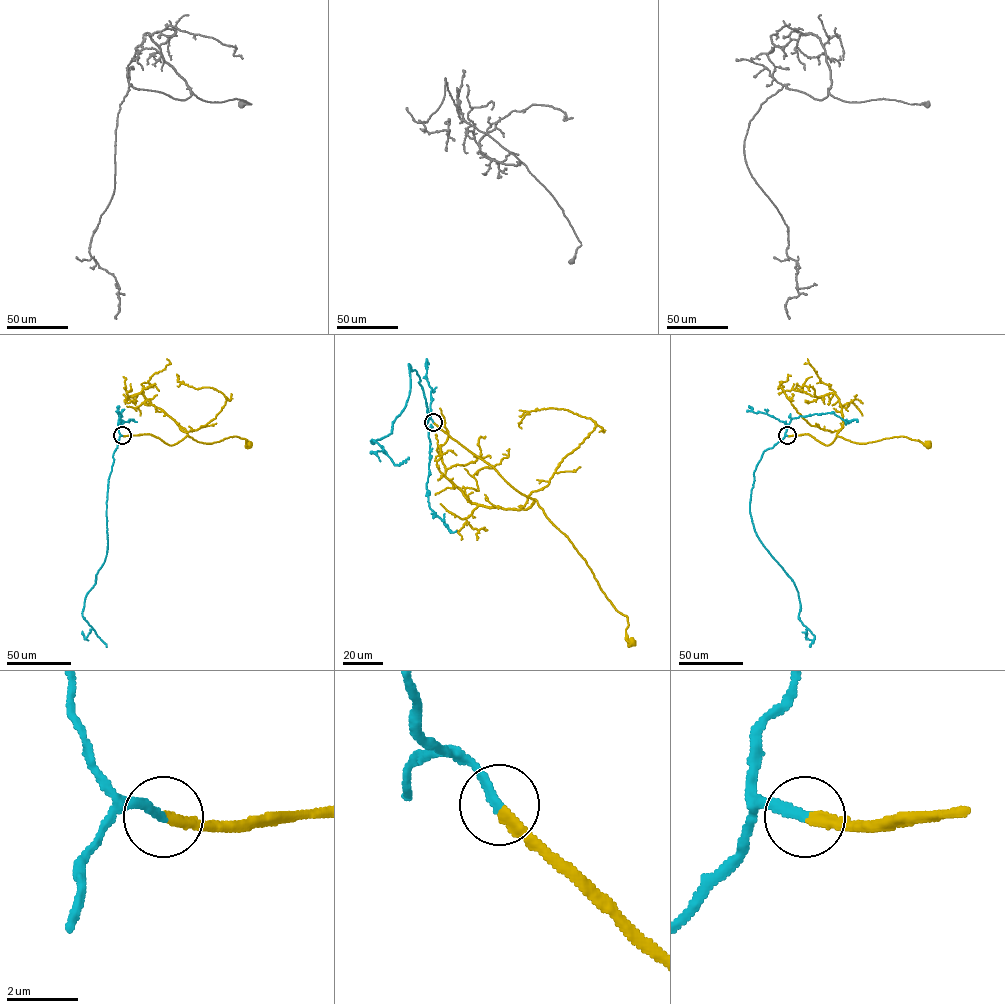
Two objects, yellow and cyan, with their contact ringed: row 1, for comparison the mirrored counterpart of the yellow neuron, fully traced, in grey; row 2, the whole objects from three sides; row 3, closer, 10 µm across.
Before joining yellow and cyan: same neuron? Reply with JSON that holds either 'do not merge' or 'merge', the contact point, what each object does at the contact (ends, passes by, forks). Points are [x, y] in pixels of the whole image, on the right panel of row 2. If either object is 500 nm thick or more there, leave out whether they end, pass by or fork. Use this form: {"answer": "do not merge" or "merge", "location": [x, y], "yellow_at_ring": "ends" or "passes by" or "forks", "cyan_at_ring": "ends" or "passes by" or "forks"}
{"answer": "merge", "location": [787, 435], "yellow_at_ring": "ends", "cyan_at_ring": "ends"}

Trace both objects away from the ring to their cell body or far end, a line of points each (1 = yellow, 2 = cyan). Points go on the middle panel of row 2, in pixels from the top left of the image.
1: (433, 422), (489, 463), (513, 487), (535, 499), (585, 560), (606, 597), (627, 618), (626, 637), (632, 642)
2: (433, 422), (419, 376), (408, 363), (406, 406), (391, 433), (371, 441), (395, 465), (408, 457)

